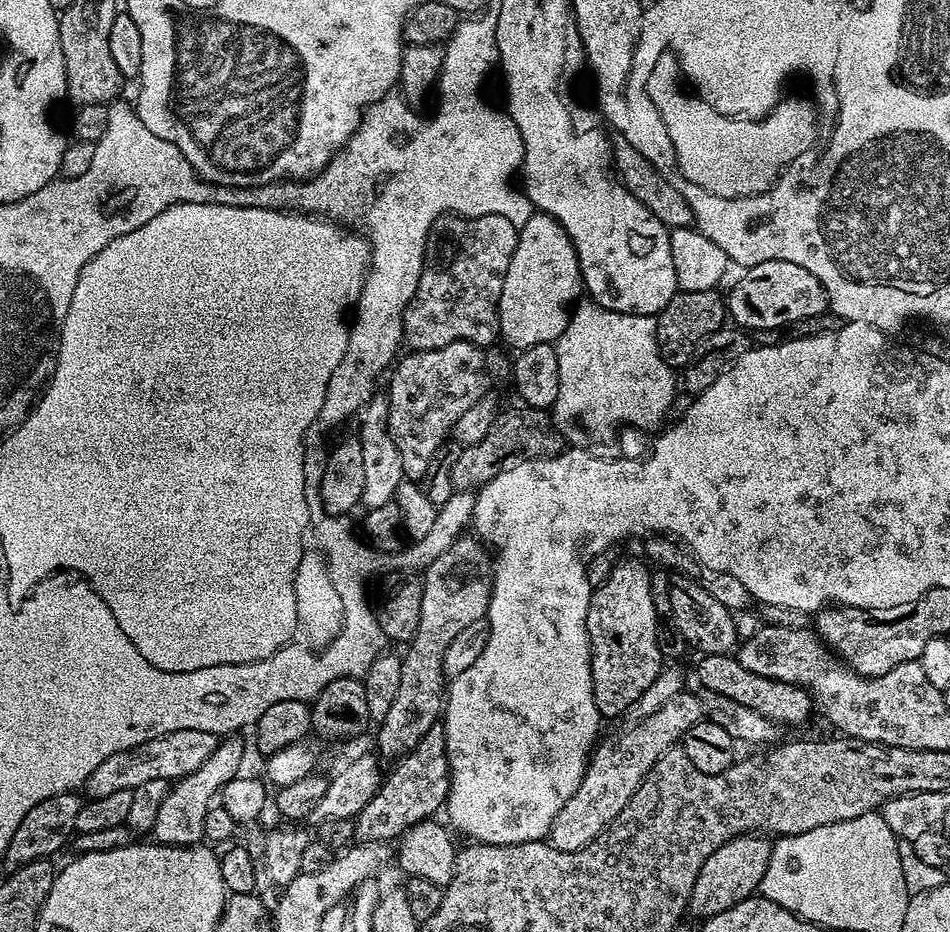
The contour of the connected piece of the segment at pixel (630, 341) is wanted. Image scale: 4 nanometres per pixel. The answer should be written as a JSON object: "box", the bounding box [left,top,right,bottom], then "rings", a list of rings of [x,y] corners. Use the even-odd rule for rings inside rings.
{"box":[554,298,678,436],"rings":[[[590,298],[585,299],[585,304],[577,303],[571,309],[566,330],[555,340],[556,353],[558,354],[558,398],[554,405],[554,420],[557,425],[564,426],[567,420],[581,420],[596,436],[608,436],[615,428],[623,424],[633,424],[636,428],[652,428],[655,424],[665,423],[664,415],[672,408],[672,399],[676,396],[676,384],[678,388],[678,376],[663,358],[660,357],[658,342],[656,341],[656,316],[639,316],[638,314],[622,314],[614,310],[606,310],[598,306]]]}

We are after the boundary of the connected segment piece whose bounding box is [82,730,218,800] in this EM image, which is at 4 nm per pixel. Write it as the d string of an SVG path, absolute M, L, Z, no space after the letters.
M174 730L170 734L150 738L150 742L142 742L118 754L110 754L106 762L98 762L98 766L94 766L90 778L86 778L82 786L83 795L93 800L103 798L105 794L114 794L117 790L132 790L154 779L175 782L198 770L198 766L202 766L202 762L206 762L206 758L214 754L217 743L217 736L206 730Z

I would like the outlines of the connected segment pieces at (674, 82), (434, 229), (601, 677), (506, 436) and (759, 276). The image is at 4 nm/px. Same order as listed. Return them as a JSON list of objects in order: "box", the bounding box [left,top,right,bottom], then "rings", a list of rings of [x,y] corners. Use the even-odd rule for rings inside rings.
[{"box":[648,51,812,200],"rings":[[[671,51],[664,52],[662,58],[654,62],[654,70],[650,70],[648,93],[676,151],[678,171],[707,192],[731,200],[739,196],[759,196],[776,183],[780,173],[793,163],[794,157],[809,151],[808,127],[812,124],[810,101],[800,96],[785,95],[768,115],[750,120],[724,116],[699,95],[684,92],[683,87],[679,60]],[[784,112],[792,112],[796,120],[788,120]]]},{"box":[404,214,520,352],"rings":[[[455,214],[439,216],[434,222],[434,226],[430,226],[428,231],[428,241],[424,251],[424,269],[422,270],[422,278],[418,282],[418,290],[404,311],[404,338],[407,347],[417,352],[425,352],[442,346],[450,346],[450,342],[458,342],[459,340],[468,340],[472,344],[481,346],[492,346],[492,343],[497,343],[500,335],[500,312],[496,309],[496,303],[500,301],[504,275],[506,270],[510,270],[510,258],[514,258],[514,250],[519,241],[520,234],[514,226],[514,222],[510,222],[510,218],[502,218],[502,214],[486,214],[485,216],[473,216],[471,218]]]},{"box":[586,559,662,718],"rings":[[[617,559],[610,578],[594,589],[586,614],[586,630],[592,647],[594,702],[604,718],[623,717],[628,707],[642,698],[642,690],[658,678],[662,667],[656,637],[658,617],[652,597],[652,572],[649,565],[640,560]]]},{"box":[449,404,566,491],"rings":[[[520,404],[506,412],[501,411],[491,424],[481,441],[467,444],[461,450],[449,472],[453,489],[475,491],[484,487],[486,482],[492,481],[508,469],[520,465],[524,461],[543,460],[556,456],[565,449],[566,443],[558,432],[559,427],[553,417],[545,410],[529,408]]]},{"box":[726,260,829,330],"rings":[[[781,260],[758,262],[753,268],[743,269],[742,275],[744,277],[737,282],[736,289],[730,294],[727,293],[726,312],[733,325],[745,330],[753,330],[752,328],[783,330],[790,322],[798,322],[798,318],[821,316],[823,312],[829,311],[828,295],[822,282],[818,282],[818,278],[810,274],[810,270],[802,270],[802,266],[796,265],[795,262],[782,262]]]}]

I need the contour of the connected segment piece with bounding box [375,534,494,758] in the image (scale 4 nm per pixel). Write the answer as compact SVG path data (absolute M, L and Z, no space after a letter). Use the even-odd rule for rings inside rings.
M464 534L453 542L448 552L438 554L438 558L434 558L434 562L423 569L422 618L418 622L418 634L414 634L407 645L408 653L403 653L398 694L395 695L385 720L375 729L375 751L381 757L405 756L407 752L414 750L414 746L418 746L426 730L437 727L441 719L446 699L446 646L450 646L450 641L465 626L470 626L470 622L485 619L488 614L494 560L491 555L484 556L483 550L485 551L479 539Z

